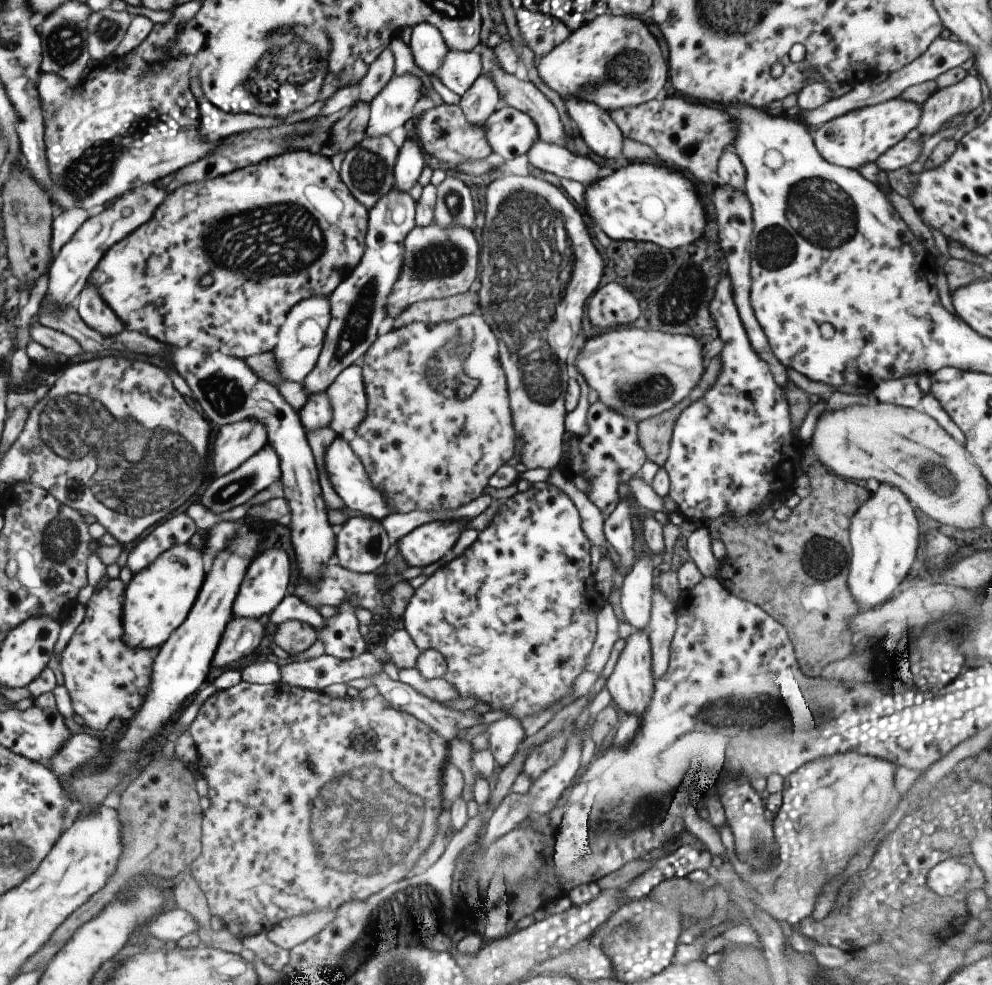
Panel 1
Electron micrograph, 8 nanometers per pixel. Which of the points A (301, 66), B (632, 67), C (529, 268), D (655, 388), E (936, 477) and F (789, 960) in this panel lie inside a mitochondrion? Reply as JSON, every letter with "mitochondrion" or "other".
{"A":"mitochondrion","B":"mitochondrion","C":"mitochondrion","D":"mitochondrion","E":"mitochondrion","F":"other"}

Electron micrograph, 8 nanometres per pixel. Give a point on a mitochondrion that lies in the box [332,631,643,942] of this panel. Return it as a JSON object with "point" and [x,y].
{"point":[404,906]}

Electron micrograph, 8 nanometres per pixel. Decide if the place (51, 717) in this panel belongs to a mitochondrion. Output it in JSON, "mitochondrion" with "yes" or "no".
{"mitochondrion":"no"}

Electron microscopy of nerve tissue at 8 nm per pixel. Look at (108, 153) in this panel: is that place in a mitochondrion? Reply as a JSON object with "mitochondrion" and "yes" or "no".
{"mitochondrion":"yes"}

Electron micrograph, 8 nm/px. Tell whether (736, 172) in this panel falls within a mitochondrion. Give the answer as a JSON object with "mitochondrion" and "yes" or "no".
{"mitochondrion":"no"}

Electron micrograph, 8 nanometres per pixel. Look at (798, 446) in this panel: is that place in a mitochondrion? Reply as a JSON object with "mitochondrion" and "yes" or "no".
{"mitochondrion":"no"}

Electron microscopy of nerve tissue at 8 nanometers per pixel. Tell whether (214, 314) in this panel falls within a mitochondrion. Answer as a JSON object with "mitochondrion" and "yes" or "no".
{"mitochondrion":"no"}

